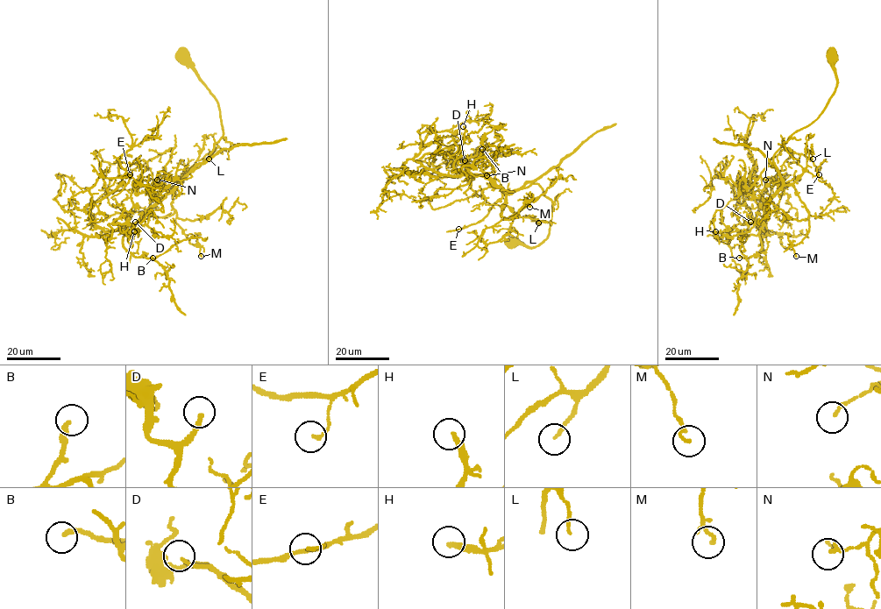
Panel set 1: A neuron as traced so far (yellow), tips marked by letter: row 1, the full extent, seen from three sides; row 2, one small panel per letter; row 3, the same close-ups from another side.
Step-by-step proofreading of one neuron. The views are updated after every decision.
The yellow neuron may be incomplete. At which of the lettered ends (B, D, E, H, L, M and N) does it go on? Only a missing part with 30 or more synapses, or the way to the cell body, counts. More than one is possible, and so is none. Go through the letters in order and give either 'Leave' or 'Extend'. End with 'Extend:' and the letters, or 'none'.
B: Extend
D: Extend
E: Leave
H: Extend
L: Leave
M: Leave
N: Leave
Extend: B, D, H

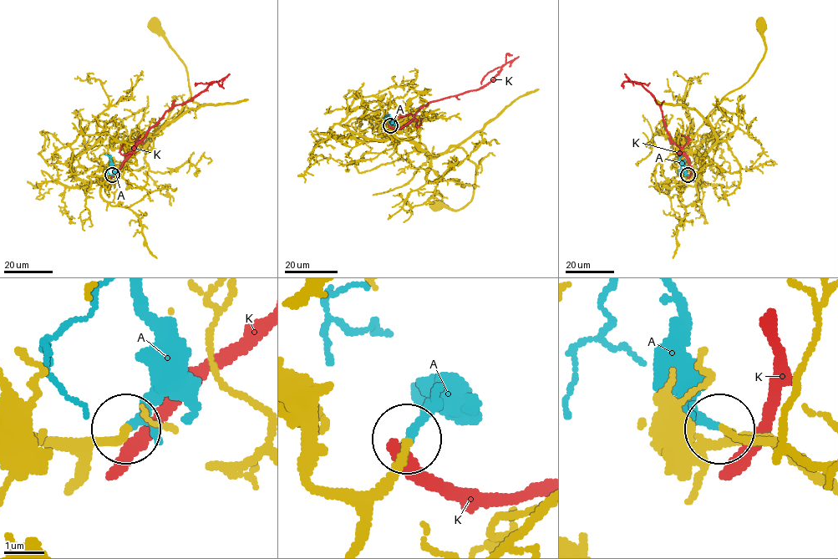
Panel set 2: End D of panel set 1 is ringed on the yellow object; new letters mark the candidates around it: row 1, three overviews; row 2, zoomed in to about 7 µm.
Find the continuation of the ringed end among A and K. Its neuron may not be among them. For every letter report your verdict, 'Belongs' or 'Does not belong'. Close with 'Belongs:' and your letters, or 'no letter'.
A: Belongs
K: Does not belong
Belongs: A

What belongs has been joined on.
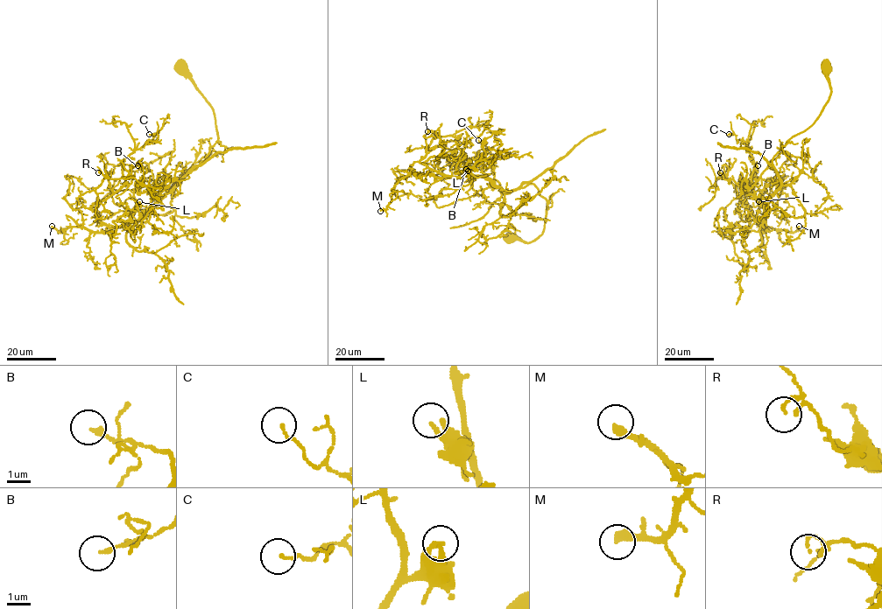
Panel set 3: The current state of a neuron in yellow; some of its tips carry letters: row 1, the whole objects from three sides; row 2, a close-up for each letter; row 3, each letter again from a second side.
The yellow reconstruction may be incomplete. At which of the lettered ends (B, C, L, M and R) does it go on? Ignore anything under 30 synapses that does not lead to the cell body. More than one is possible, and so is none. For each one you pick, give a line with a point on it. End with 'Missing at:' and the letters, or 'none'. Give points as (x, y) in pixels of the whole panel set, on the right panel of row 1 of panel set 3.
M: (799, 226)
Missing at: M

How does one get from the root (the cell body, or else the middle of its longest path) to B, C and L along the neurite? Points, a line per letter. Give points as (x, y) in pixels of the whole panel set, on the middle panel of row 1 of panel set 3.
B: (512, 237), (531, 242), (543, 232), (546, 200), (533, 184), (504, 192), (483, 171), (483, 157), (466, 169)
C: (512, 237), (543, 232), (546, 200), (533, 184), (504, 192), (424, 164), (473, 157), (487, 147), (478, 140)
L: (512, 237), (531, 242), (543, 232), (546, 200), (533, 184), (504, 192), (484, 177), (458, 178), (468, 171)

